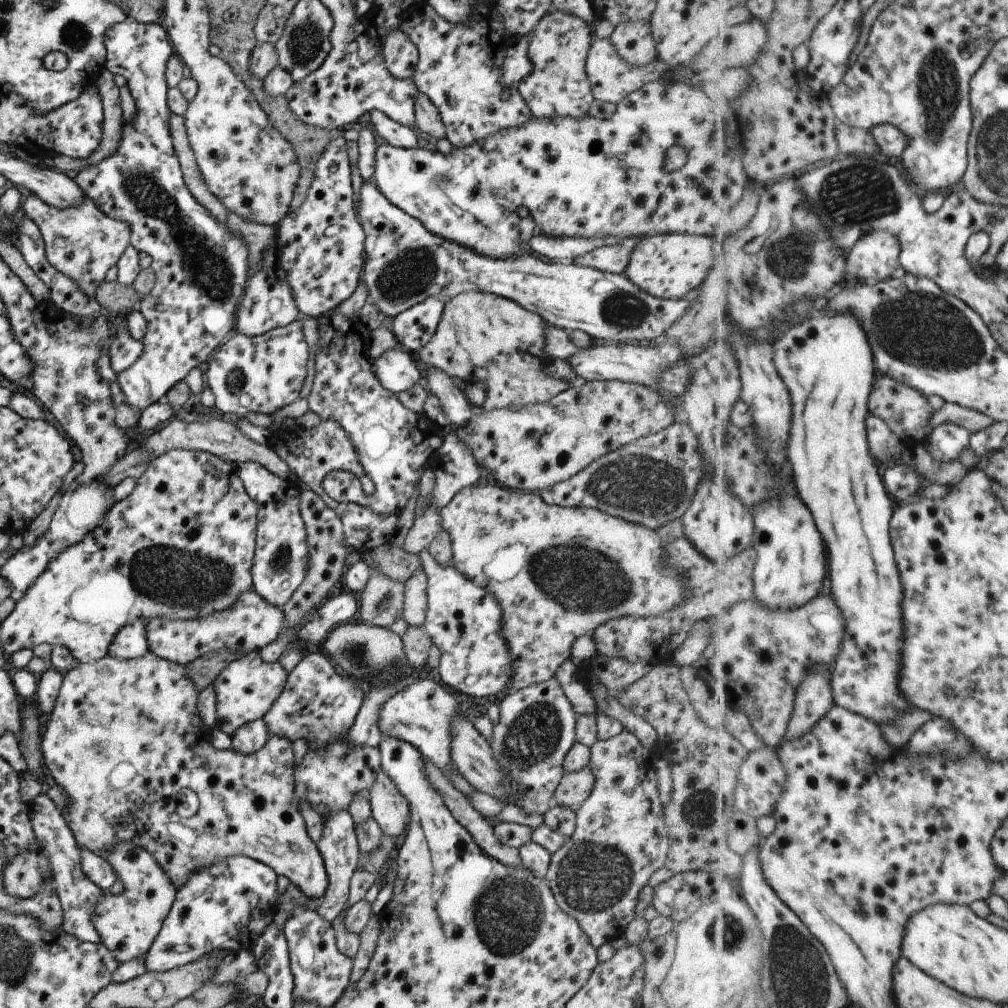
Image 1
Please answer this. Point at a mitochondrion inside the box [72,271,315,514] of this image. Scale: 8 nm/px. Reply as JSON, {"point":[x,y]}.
{"point":[235,381]}

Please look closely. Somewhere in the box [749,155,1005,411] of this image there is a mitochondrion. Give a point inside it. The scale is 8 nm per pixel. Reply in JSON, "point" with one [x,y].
{"point":[920,329]}

